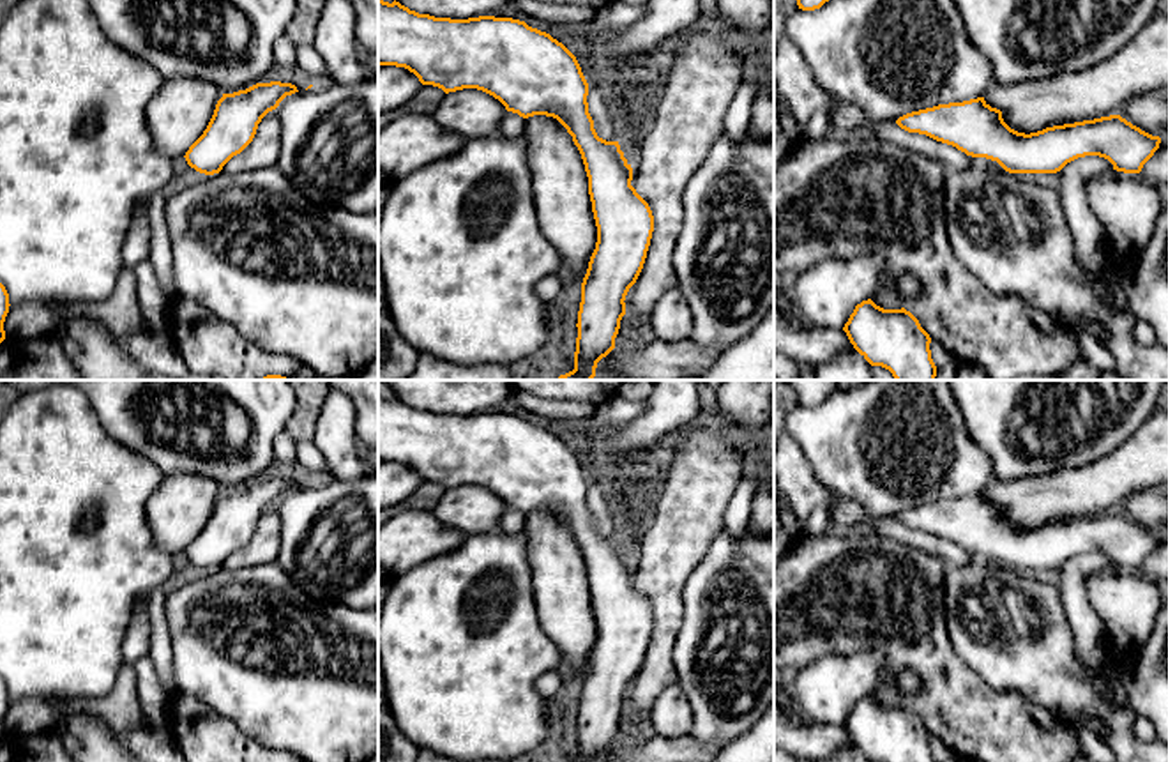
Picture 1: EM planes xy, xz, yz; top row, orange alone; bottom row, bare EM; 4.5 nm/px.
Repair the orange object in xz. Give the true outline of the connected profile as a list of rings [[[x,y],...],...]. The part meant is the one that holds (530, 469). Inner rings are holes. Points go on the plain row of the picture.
[[[378,394],[378,461],[405,463],[422,481],[445,490],[477,484],[498,495],[507,507],[523,514],[557,514],[573,532],[588,573],[588,591],[597,622],[597,638],[581,679],[574,762],[597,762],[615,744],[626,691],[636,679],[650,642],[654,612],[631,582],[633,564],[618,537],[597,532],[588,509],[588,479],[576,453],[550,430],[512,414],[479,412],[468,415],[419,410],[399,398]]]

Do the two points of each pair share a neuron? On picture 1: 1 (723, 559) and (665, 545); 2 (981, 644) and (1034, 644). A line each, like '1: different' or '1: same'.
1: different
2: same

